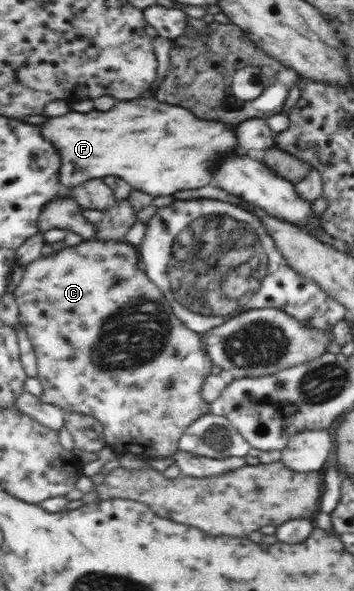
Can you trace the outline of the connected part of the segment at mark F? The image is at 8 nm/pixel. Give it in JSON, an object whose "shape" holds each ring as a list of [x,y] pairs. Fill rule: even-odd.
{"shape":[[[155,97],[117,101],[115,107],[105,113],[96,109],[88,113],[71,109],[64,115],[48,117],[44,123],[37,126],[44,138],[52,143],[61,155],[61,183],[65,185],[64,189],[72,189],[89,179],[103,179],[107,175],[115,175],[125,179],[132,189],[141,190],[151,197],[172,196],[176,191],[209,185],[213,177],[211,169],[215,169],[217,161],[227,154],[242,152],[238,147],[236,127],[225,127],[217,121],[199,121],[187,109],[159,103]]]}

